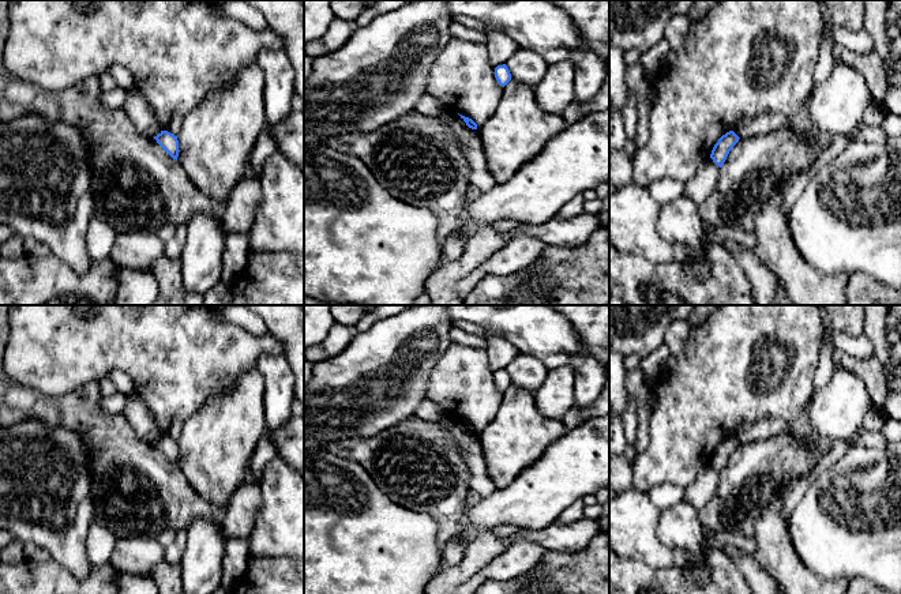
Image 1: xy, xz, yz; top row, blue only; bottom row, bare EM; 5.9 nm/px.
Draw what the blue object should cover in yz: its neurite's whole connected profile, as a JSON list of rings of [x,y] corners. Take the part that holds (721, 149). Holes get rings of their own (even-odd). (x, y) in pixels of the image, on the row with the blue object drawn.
[[[733,131],[722,135],[712,150],[710,158],[713,159],[713,162],[721,168],[729,151],[739,142],[739,139],[740,138]]]

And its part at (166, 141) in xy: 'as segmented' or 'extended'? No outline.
as segmented

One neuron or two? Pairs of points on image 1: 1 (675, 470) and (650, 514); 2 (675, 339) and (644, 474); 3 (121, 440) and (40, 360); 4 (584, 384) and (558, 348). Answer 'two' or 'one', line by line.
1: two
2: two
3: two
4: one

